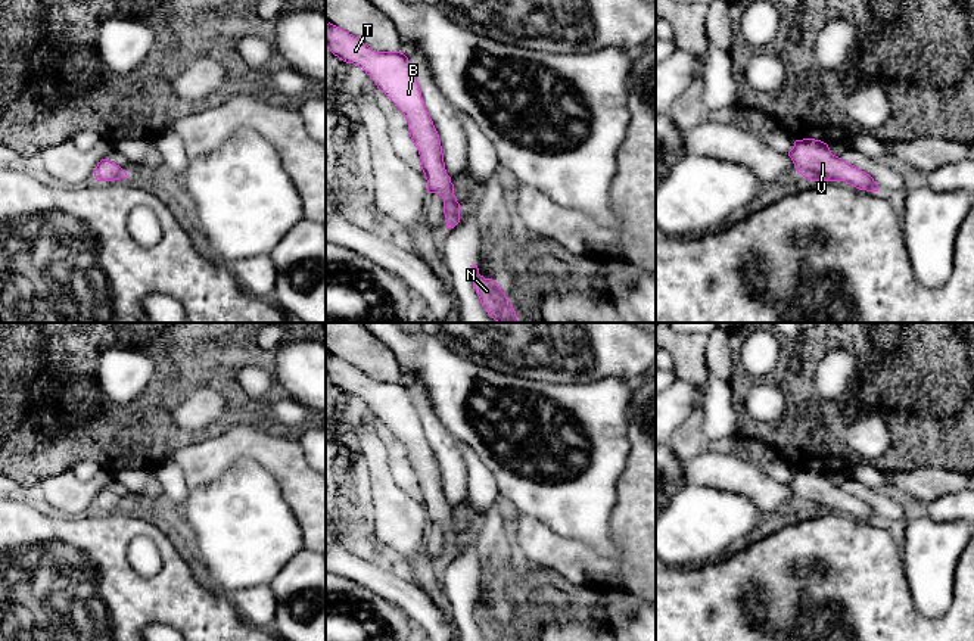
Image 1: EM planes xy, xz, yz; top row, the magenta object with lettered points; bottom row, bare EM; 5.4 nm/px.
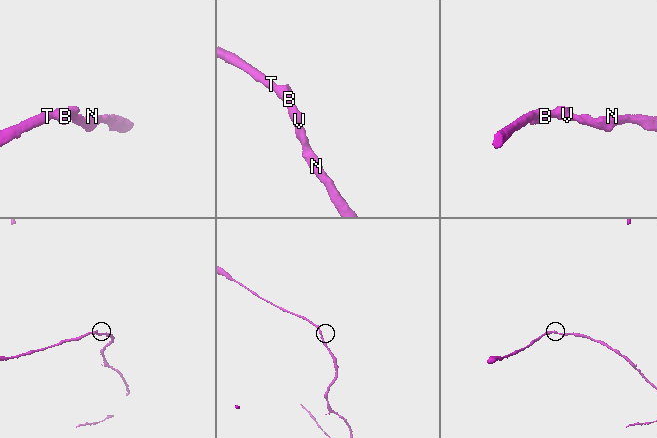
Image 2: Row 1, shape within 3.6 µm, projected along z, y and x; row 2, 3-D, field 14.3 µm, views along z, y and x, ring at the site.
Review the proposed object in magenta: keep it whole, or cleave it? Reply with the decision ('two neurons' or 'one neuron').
one neuron

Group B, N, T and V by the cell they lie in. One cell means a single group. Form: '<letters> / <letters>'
B N T V

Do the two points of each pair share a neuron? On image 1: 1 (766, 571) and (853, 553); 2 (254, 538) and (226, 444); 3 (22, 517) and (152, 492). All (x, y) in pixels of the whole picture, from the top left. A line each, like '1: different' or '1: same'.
1: same
2: different
3: different

